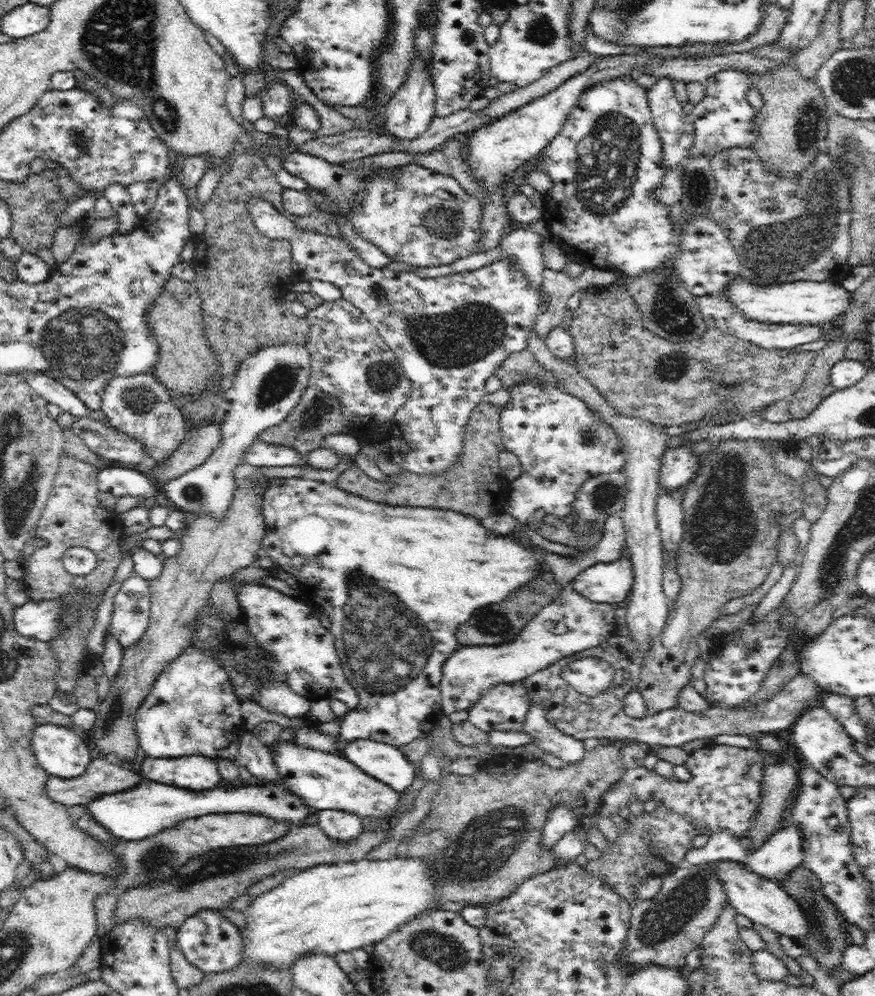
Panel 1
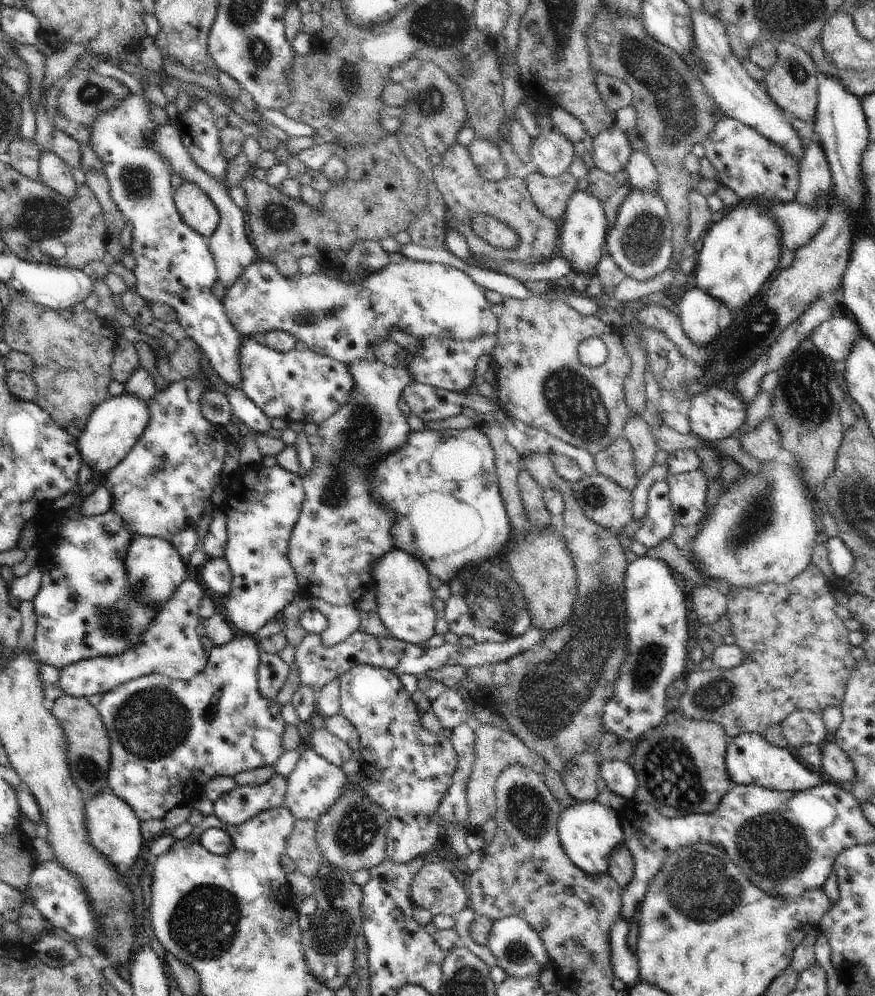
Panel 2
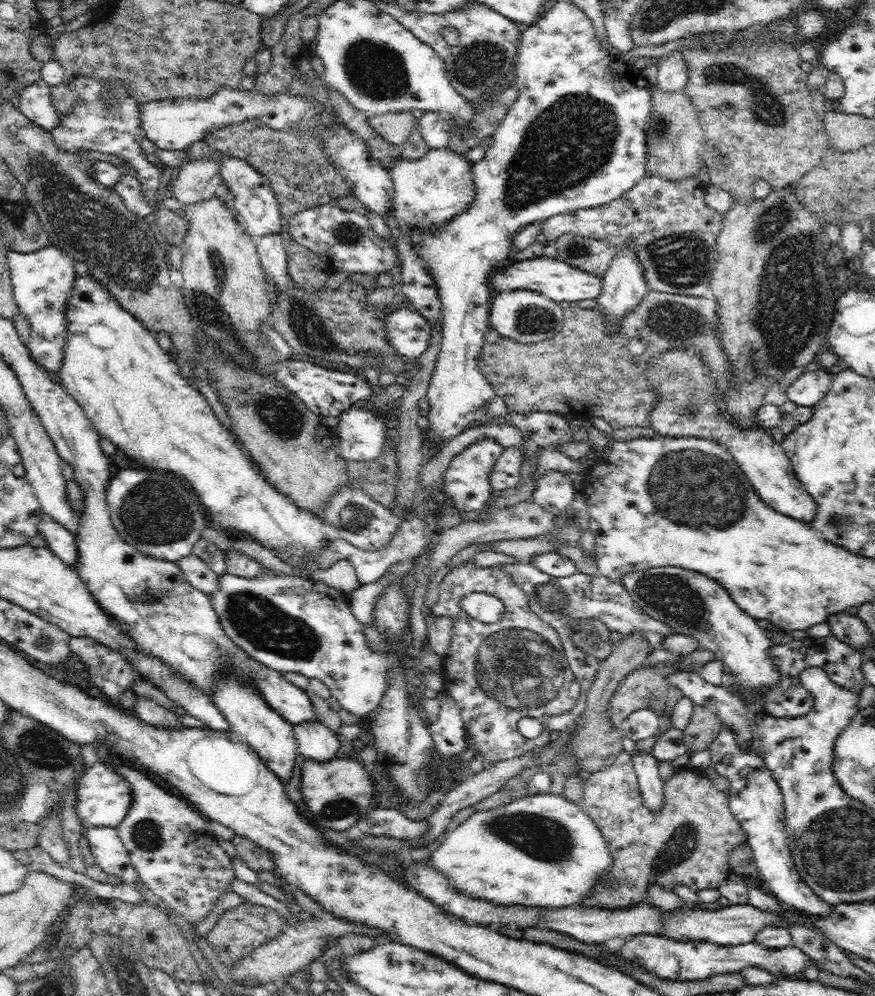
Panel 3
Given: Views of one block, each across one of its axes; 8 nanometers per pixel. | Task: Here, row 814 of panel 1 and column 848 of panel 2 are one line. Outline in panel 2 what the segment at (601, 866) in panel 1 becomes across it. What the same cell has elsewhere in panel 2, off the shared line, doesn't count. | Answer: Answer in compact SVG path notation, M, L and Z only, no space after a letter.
M814 563L808 565L808 568L801 572L792 582L785 585L777 585L776 583L766 583L763 585L756 585L750 589L736 589L735 587L726 590L727 596L727 614L731 622L731 634L736 637L736 645L738 645L744 652L746 658L735 667L731 669L718 669L713 667L709 671L696 670L690 674L685 680L686 689L683 697L679 700L679 706L673 717L680 718L691 718L696 720L712 721L719 724L724 728L728 739L731 740L736 738L742 733L754 733L760 736L772 726L780 725L781 722L790 716L794 711L802 709L808 709L815 713L821 713L828 707L840 707L847 689L848 681L852 676L853 671L856 670L857 660L850 653L852 644L849 641L848 635L851 633L848 628L844 625L838 614L836 613L837 600L832 595L832 586L830 585L831 579L828 578L824 571L817 567Z

